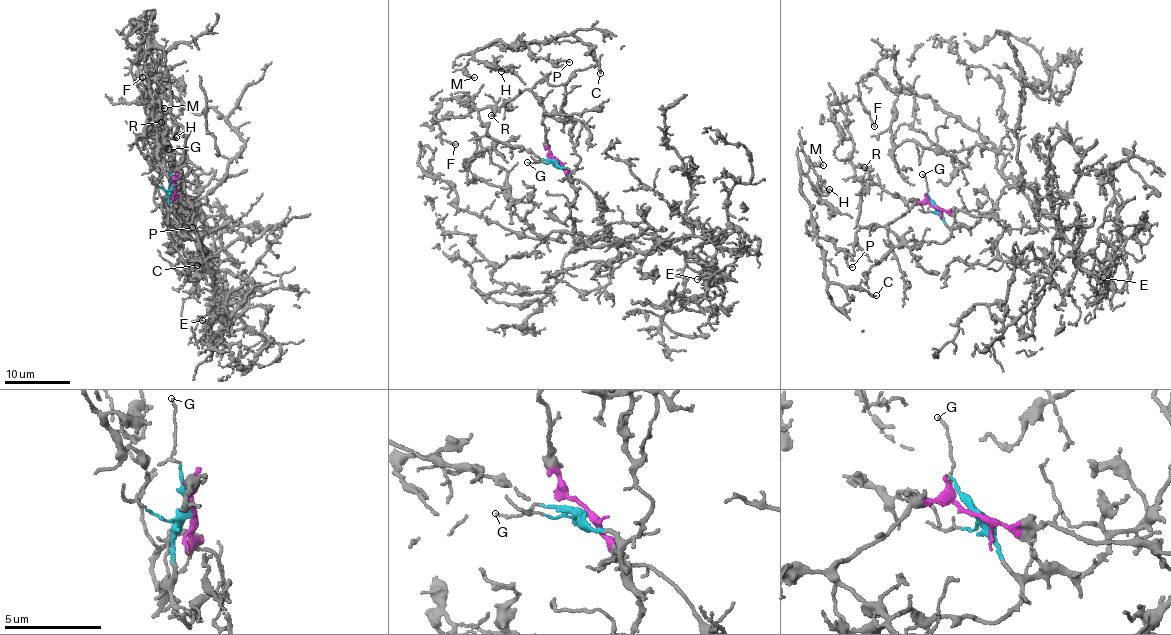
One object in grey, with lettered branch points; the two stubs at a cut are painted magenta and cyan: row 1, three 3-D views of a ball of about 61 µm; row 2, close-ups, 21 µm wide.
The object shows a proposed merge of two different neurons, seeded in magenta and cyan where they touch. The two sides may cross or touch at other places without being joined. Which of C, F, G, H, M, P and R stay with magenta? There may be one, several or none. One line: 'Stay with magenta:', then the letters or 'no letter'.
Stay with magenta: C, F, H, M, P, R

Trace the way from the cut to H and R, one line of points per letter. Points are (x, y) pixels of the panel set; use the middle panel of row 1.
H: (557, 160), (531, 90), (553, 65), (525, 44), (507, 47), (498, 41), (474, 53), (501, 70)
R: (557, 160), (547, 147), (544, 109), (533, 93), (526, 89), (490, 114)

